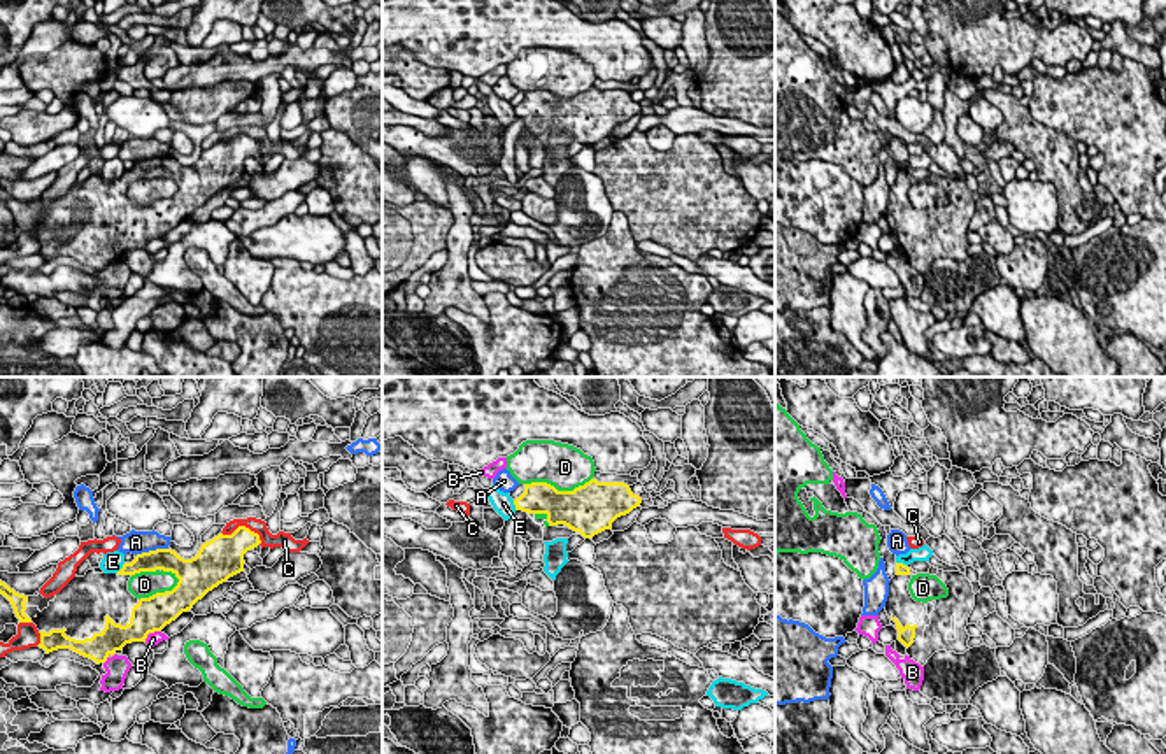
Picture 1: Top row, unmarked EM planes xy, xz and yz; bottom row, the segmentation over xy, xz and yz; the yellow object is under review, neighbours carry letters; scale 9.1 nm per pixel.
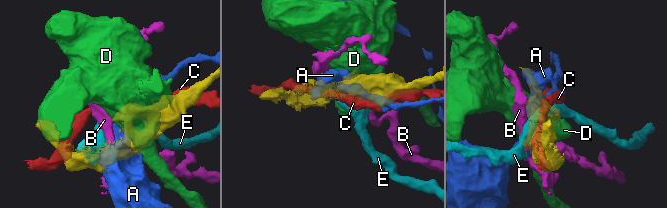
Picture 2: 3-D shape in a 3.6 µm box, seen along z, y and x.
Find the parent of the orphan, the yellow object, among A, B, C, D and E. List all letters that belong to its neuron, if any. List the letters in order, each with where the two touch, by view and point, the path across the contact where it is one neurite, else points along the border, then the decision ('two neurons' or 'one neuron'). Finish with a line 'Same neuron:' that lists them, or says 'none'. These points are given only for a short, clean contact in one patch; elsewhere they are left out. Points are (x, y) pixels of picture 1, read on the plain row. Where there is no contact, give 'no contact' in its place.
A: meets yellow in xy at (151, 158); two neurons
B: meets yellow in xy at (151, 239); two neurons
C: meets yellow in xy at (244, 134); two neurons
D: meets yellow in xz at (556, 97); two neurons
E: meets yellow in xz at (514, 111); border along xz (512, 107), (516, 116); two neurons
Same neuron: none

